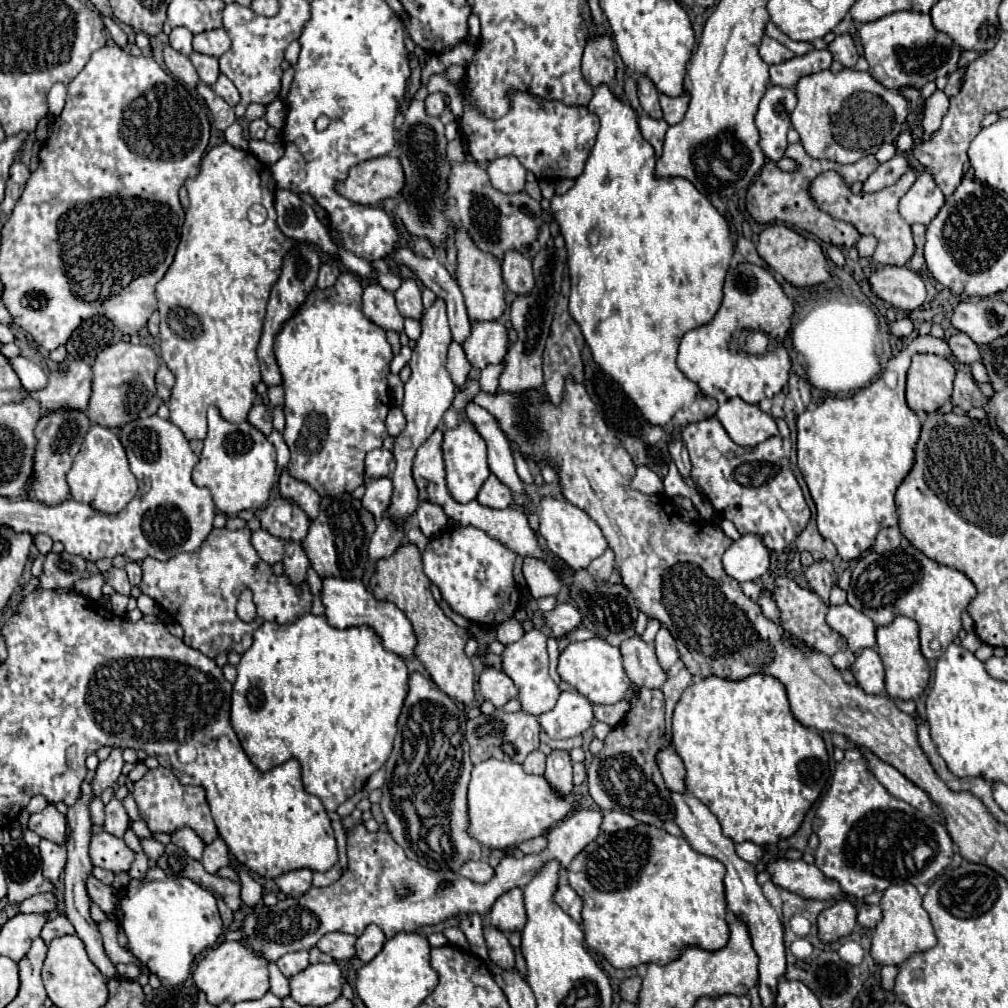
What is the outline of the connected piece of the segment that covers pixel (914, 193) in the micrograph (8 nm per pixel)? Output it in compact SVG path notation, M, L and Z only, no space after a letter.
M924 170L922 174L918 174L914 186L900 200L900 214L908 224L916 222L930 224L942 206L944 206L944 194L936 186L936 182L932 182L932 174Z

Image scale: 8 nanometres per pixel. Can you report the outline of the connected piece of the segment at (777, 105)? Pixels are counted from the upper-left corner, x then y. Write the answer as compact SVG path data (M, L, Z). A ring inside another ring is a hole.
M768 86L764 92L758 112L756 112L756 128L760 132L760 148L770 160L780 160L788 146L786 132L790 128L790 114L796 108L796 96L792 88Z

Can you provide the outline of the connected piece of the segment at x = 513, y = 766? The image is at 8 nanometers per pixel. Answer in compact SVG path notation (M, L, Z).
M490 758L472 768L468 784L468 834L486 848L506 850L524 840L542 836L576 808L576 794L560 798L544 776L530 776L516 762Z

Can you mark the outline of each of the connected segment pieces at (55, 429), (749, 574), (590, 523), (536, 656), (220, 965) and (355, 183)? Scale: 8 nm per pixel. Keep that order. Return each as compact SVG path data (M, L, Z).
M60 408L54 412L48 412L40 418L36 426L36 438L38 438L38 448L34 454L34 482L30 490L30 498L38 502L48 502L48 504L60 504L68 498L68 482L66 474L72 468L74 456L78 454L82 446L82 438L90 430L92 422L86 414L86 410L70 410L70 408Z
M744 534L724 552L724 570L738 582L758 580L770 566L770 554L756 534Z
M544 498L538 506L538 514L540 514L540 532L546 538L548 548L576 570L588 568L590 562L600 554L604 554L604 550L608 548L600 526L584 510L570 504L568 500Z
M536 628L524 632L524 636L520 640L516 640L514 644L508 644L504 648L500 658L502 658L502 670L514 680L514 684L518 688L518 700L522 704L522 710L528 714L534 714L534 716L540 716L540 714L552 710L552 706L556 704L556 698L560 696L560 688L548 674L546 634Z
M222 942L216 948L210 948L196 964L192 980L206 994L206 1000L214 1006L222 1004L224 1000L230 1004L256 1000L262 998L270 988L268 962L260 958L260 954L256 954L252 948L242 946L240 942Z
M380 156L354 166L338 192L358 204L376 204L400 194L404 186L402 164L396 156Z

